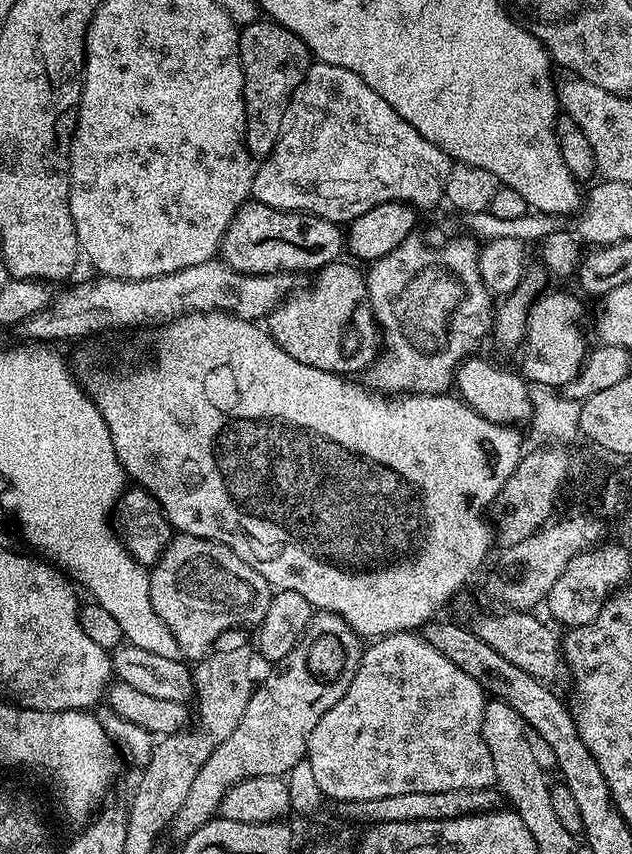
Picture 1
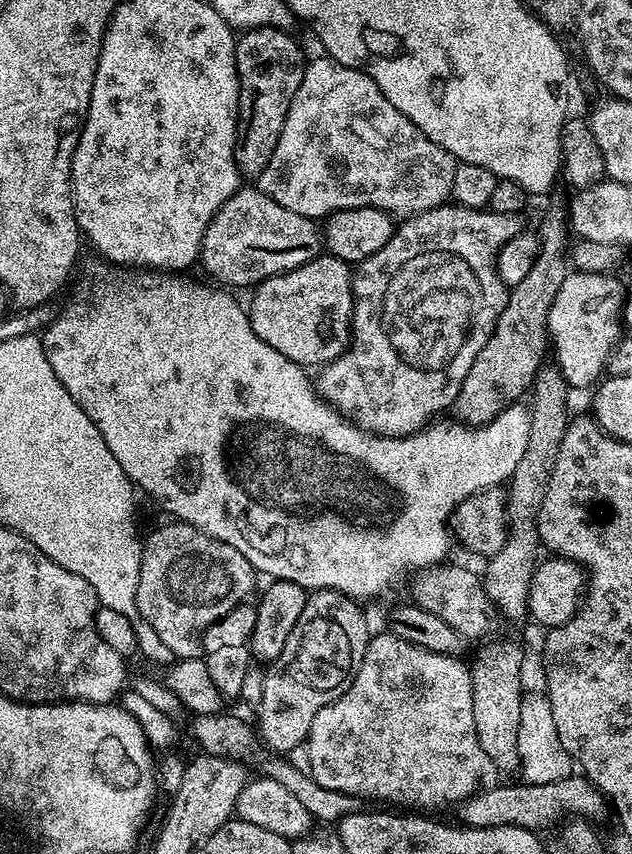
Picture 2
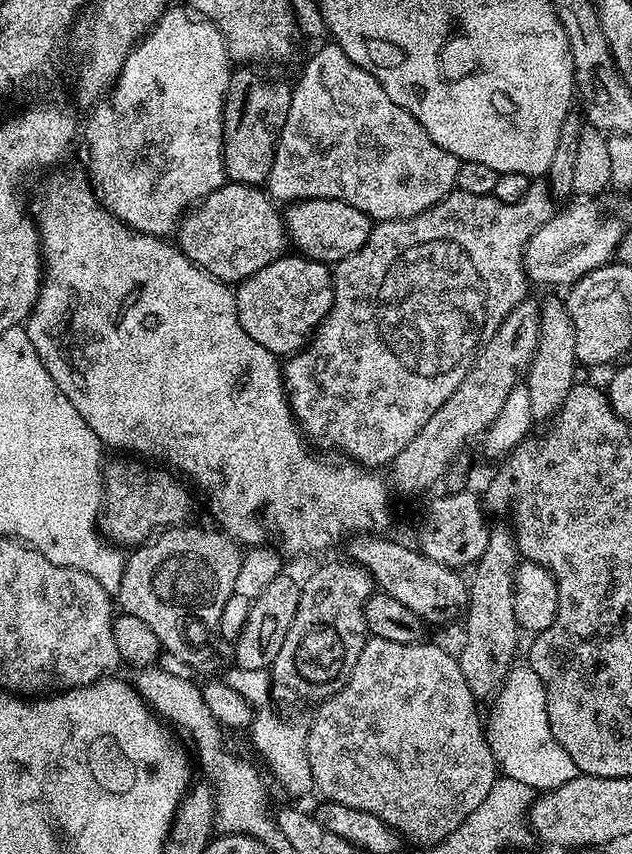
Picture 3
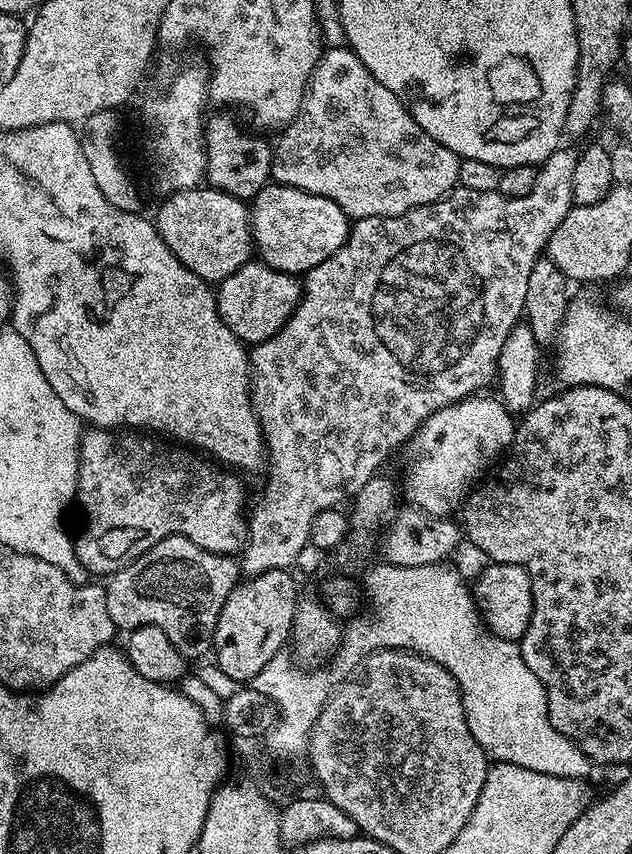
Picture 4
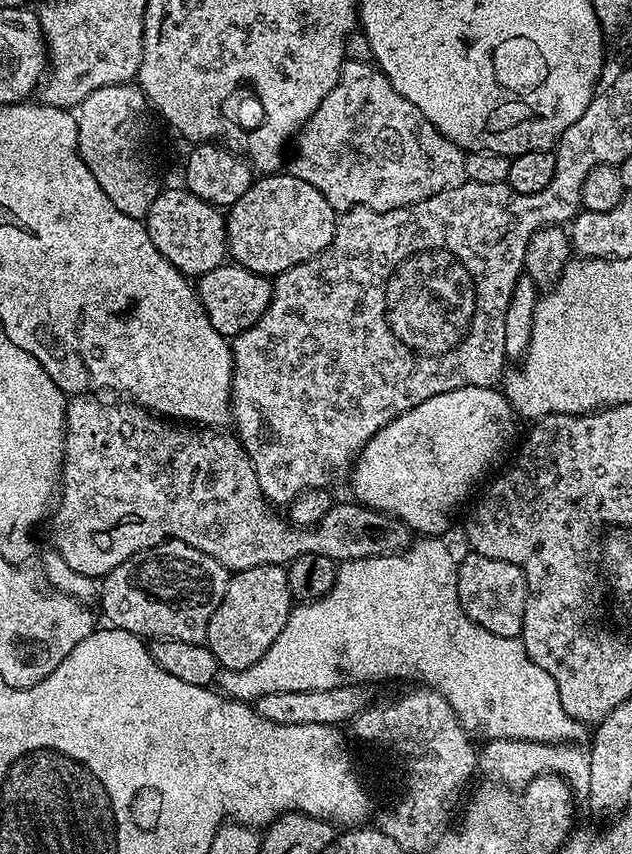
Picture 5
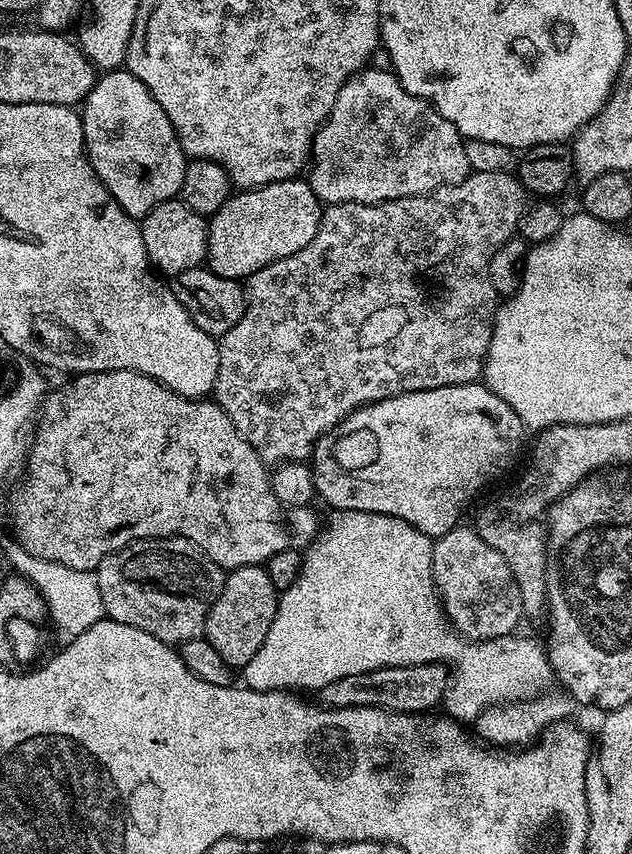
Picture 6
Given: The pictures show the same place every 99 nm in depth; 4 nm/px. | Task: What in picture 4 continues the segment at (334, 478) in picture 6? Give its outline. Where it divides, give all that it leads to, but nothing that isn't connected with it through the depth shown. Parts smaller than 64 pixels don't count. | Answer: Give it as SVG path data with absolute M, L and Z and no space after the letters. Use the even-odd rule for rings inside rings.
M473 394L466 400L460 400L457 404L430 414L430 418L426 418L426 422L422 422L420 429L412 435L406 445L410 458L404 468L404 486L402 482L402 496L403 499L404 496L408 499L405 501L409 505L435 516L451 517L452 511L455 508L457 511L463 505L468 493L473 491L474 485L481 479L480 471L484 464L490 463L499 452L507 453L511 449L512 439L516 436L517 421L499 399L491 400L484 395L488 394Z

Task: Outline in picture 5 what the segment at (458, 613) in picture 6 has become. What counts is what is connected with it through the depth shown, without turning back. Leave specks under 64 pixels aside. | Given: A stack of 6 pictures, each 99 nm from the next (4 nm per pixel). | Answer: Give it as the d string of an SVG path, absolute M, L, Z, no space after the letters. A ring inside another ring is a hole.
M468 554L458 564L458 598L462 610L490 634L519 637L526 610L526 578L516 564L498 558Z

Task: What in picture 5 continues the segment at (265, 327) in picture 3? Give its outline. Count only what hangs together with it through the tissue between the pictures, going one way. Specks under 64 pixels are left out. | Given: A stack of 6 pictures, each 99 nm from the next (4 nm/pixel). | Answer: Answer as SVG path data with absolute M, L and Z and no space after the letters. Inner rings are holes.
M225 262L202 274L195 281L194 287L210 318L210 326L214 326L214 330L226 338L250 330L250 326L254 326L254 322L266 314L272 297L272 280L269 277L246 270L235 262Z

